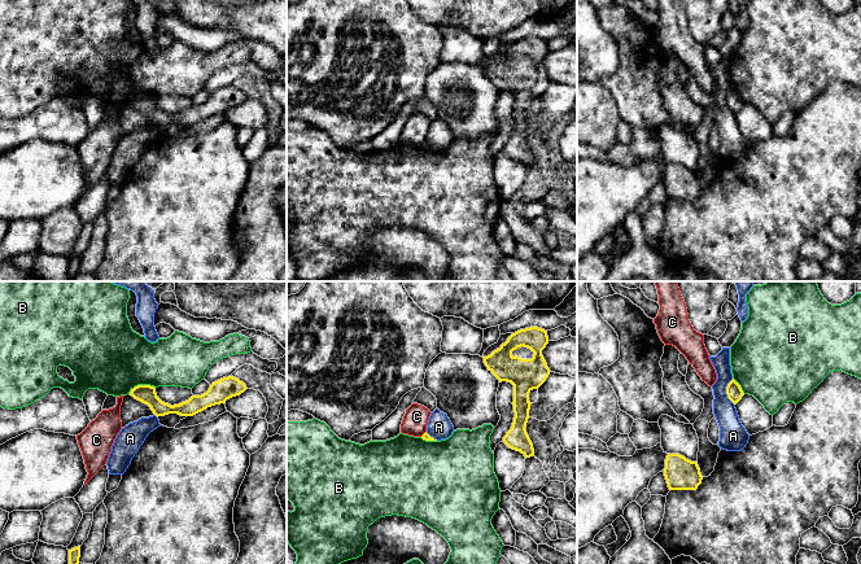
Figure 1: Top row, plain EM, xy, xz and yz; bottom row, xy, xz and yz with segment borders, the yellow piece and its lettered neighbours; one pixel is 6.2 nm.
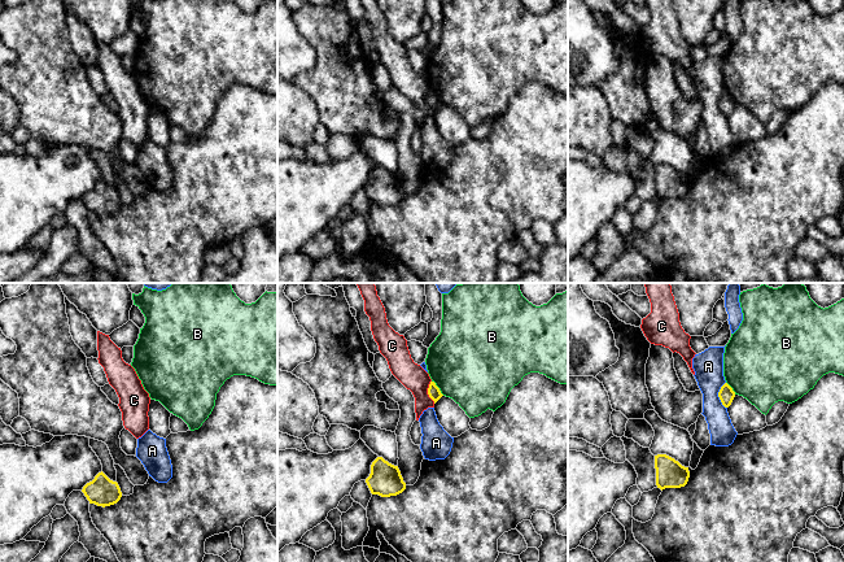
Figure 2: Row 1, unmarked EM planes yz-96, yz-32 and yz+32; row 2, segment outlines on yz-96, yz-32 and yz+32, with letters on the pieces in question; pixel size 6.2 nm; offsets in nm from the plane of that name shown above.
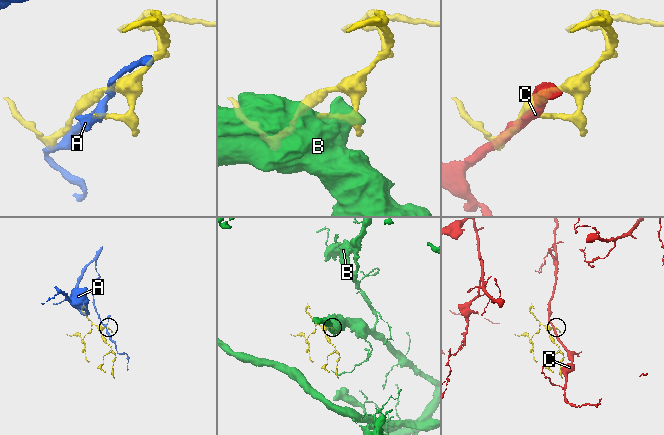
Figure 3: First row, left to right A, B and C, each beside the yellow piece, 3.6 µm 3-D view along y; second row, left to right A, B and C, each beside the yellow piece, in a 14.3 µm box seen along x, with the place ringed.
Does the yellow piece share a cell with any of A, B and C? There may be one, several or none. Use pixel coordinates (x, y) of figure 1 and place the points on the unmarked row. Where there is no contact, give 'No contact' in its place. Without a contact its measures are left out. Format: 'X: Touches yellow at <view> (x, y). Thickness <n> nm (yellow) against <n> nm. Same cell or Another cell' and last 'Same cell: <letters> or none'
A: Touches yellow at yz (726, 101). Thickness 100 nm (yellow) against 150 nm. Another cell
B: Touches yellow at xy (141, 95). Thickness 120 nm (yellow) against 420 nm. Another cell
C: Touches yellow at xz (424, 143). Thickness 50 nm (yellow) against 150 nm. Another cell
Same cell: none

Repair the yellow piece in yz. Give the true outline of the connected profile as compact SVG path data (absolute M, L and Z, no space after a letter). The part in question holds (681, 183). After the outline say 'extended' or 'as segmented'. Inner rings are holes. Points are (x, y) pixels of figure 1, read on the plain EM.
M679 163L666 165L664 185L669 200L696 200L703 189L698 171Z | as segmented

